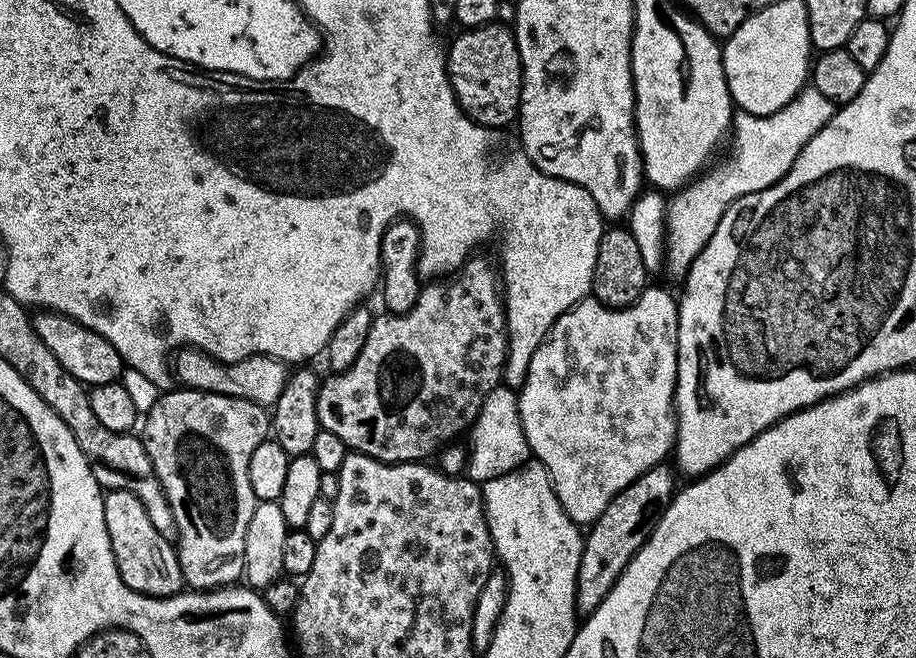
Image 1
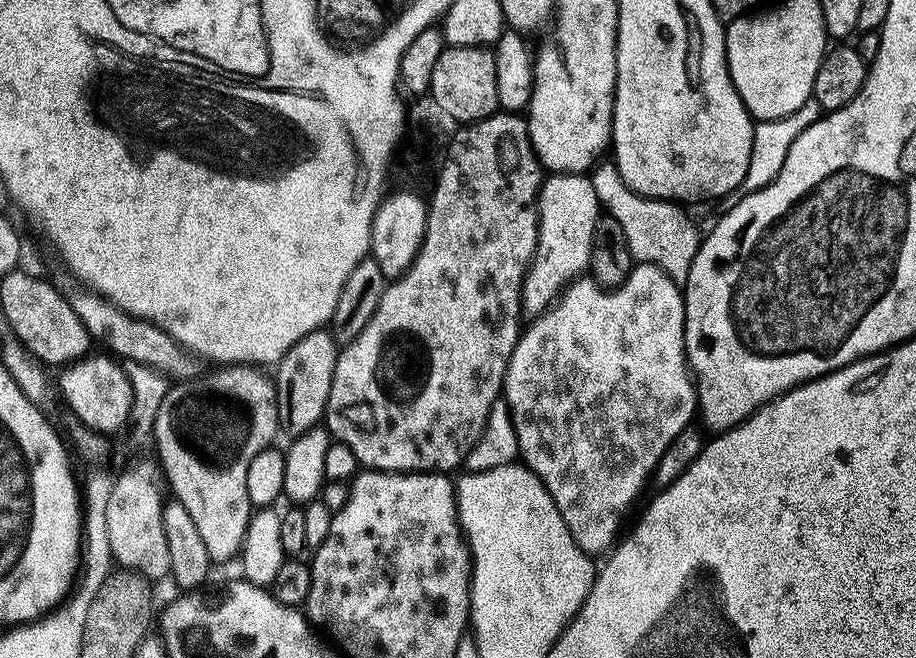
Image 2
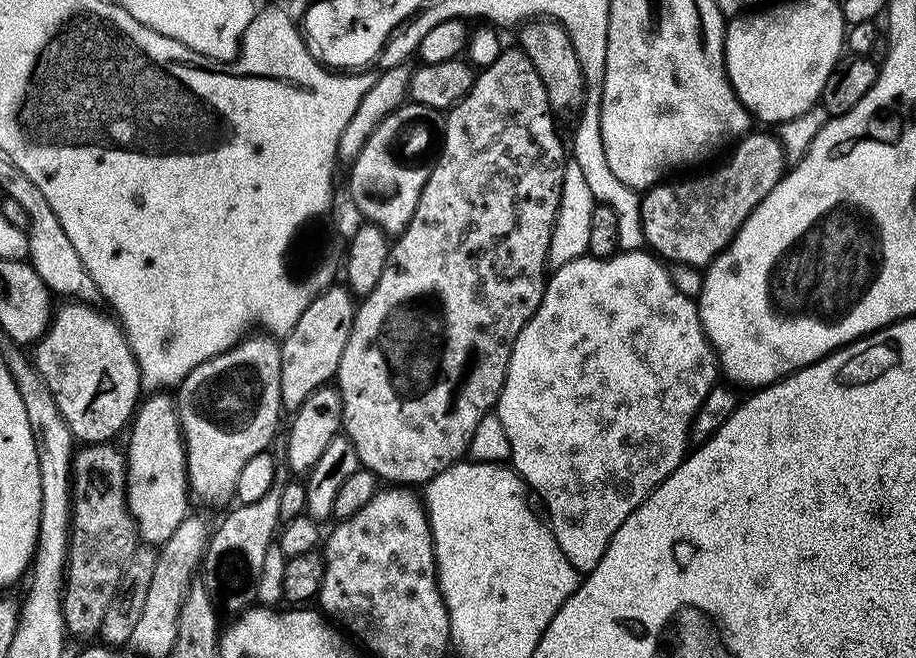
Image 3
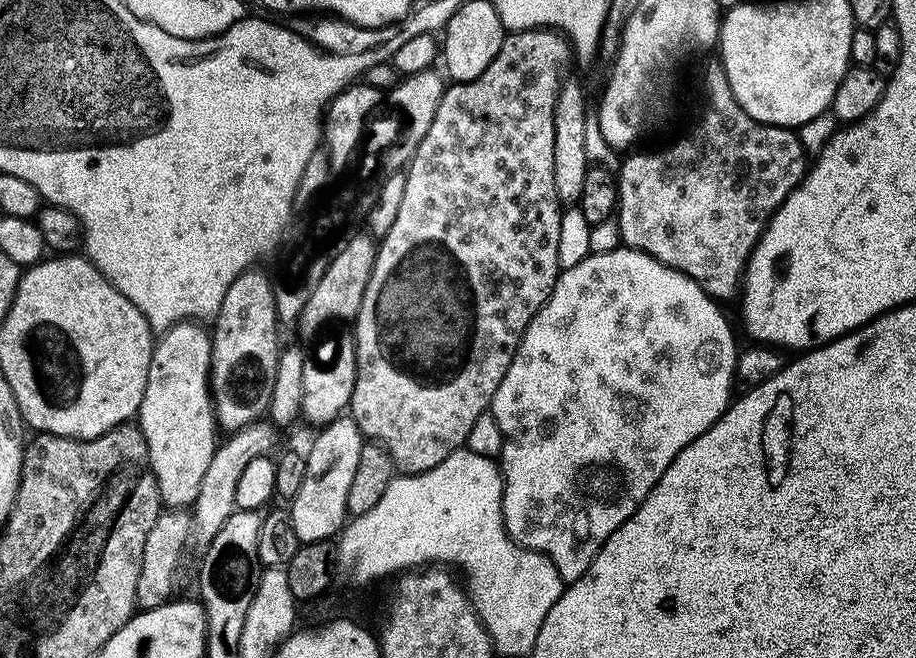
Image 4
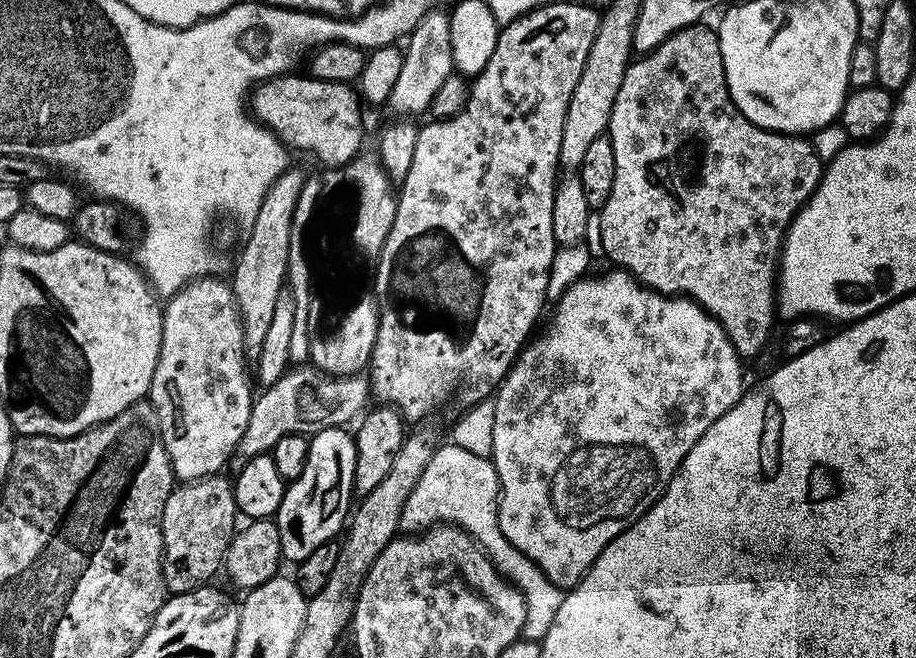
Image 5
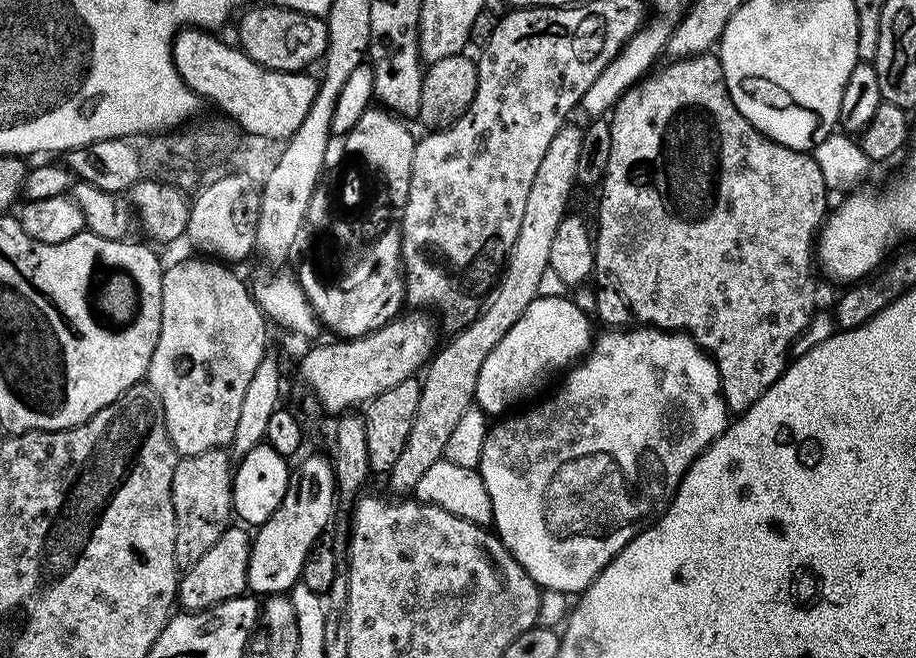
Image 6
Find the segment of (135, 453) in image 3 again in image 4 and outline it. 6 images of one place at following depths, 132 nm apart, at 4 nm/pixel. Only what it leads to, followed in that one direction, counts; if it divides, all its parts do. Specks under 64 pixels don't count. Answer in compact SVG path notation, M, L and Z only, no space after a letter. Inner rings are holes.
M181 322L172 325L155 341L150 374L146 378L146 390L138 413L138 427L144 436L152 473L158 482L160 503L172 510L187 509L196 501L206 466L210 466L210 458L214 458L218 447L216 406L212 403L210 387L212 337L209 329L204 327L200 322Z

